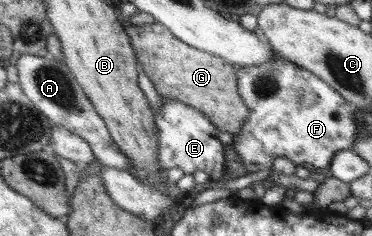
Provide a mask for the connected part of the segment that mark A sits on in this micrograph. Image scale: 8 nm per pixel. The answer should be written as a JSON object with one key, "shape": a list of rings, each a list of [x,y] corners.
{"shape":[[[48,53],[44,56],[23,54],[23,56],[19,56],[16,67],[19,76],[18,83],[25,96],[52,124],[67,127],[71,132],[77,133],[77,136],[84,137],[91,145],[96,160],[103,163],[104,166],[125,171],[133,168],[128,156],[117,147],[117,143],[110,137],[110,132],[101,115],[95,110],[64,60],[57,60]]]}

